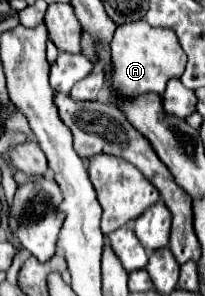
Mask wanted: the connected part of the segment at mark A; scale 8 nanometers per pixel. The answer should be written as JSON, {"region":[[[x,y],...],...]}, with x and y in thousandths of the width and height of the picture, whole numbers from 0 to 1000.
{"region":[[[712,71],[585,84],[537,145],[537,301],[566,334],[654,334],[702,314],[790,321],[829,267],[868,267],[898,247],[907,193],[878,166],[868,125],[790,91],[741,91]]]}

